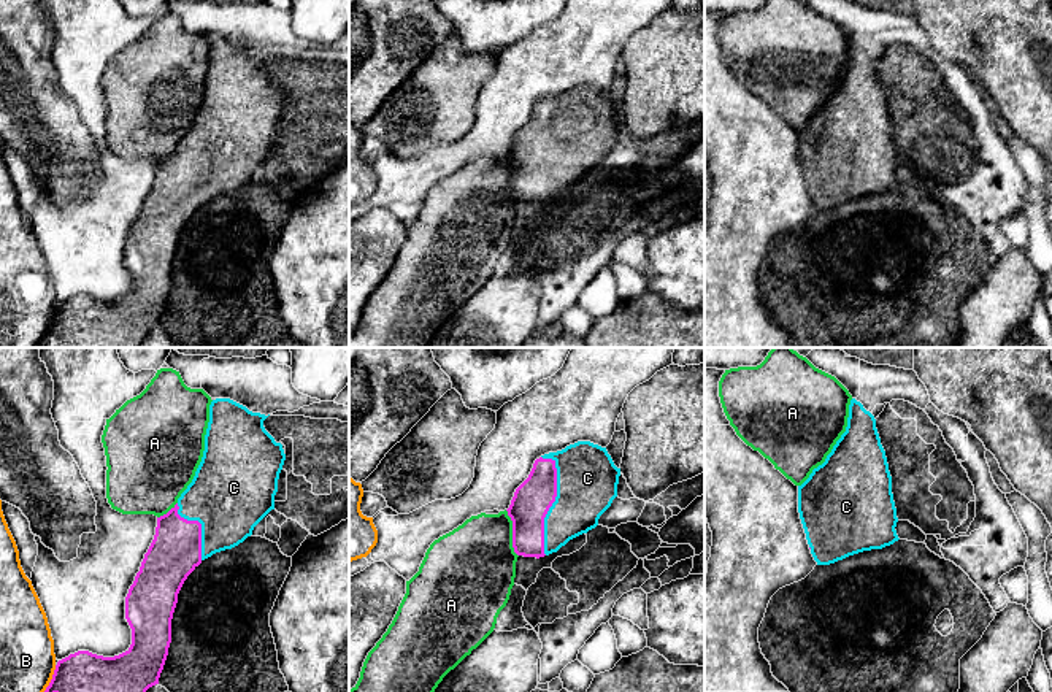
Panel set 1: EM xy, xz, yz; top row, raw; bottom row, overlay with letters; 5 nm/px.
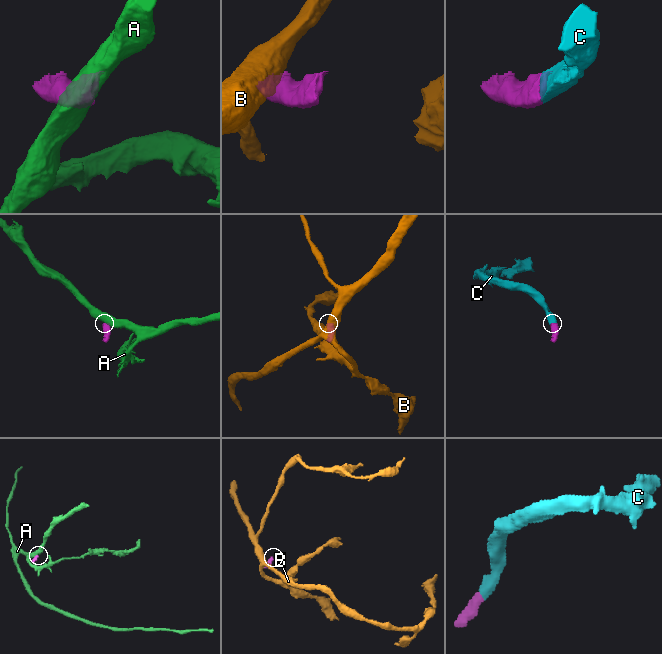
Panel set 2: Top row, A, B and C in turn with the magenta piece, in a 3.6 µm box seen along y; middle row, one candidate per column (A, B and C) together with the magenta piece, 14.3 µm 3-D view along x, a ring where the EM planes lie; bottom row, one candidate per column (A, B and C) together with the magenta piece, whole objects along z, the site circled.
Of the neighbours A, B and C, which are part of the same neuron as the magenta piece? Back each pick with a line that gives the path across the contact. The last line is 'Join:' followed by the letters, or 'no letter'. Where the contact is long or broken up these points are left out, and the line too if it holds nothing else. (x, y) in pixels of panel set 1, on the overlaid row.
Join: C

